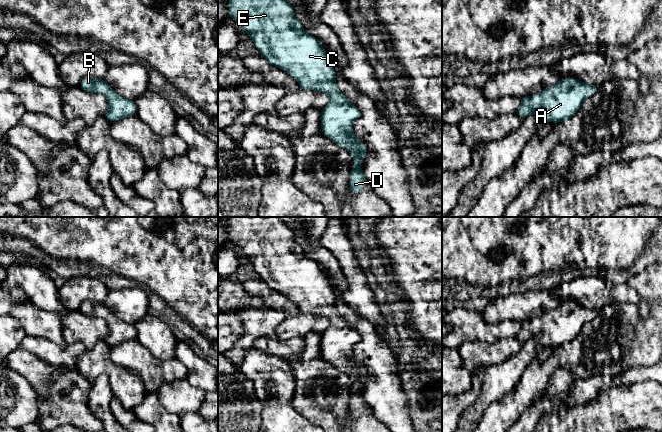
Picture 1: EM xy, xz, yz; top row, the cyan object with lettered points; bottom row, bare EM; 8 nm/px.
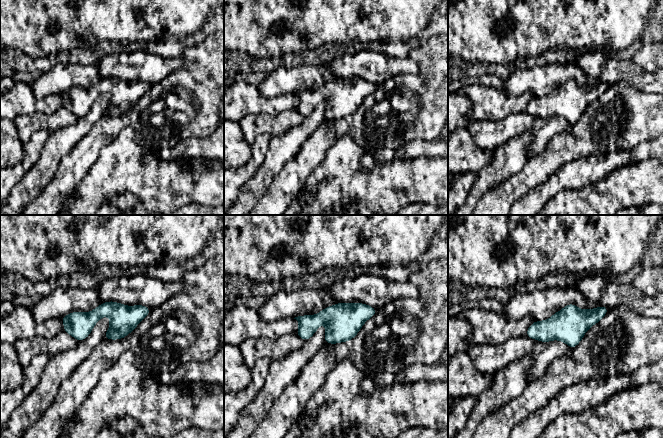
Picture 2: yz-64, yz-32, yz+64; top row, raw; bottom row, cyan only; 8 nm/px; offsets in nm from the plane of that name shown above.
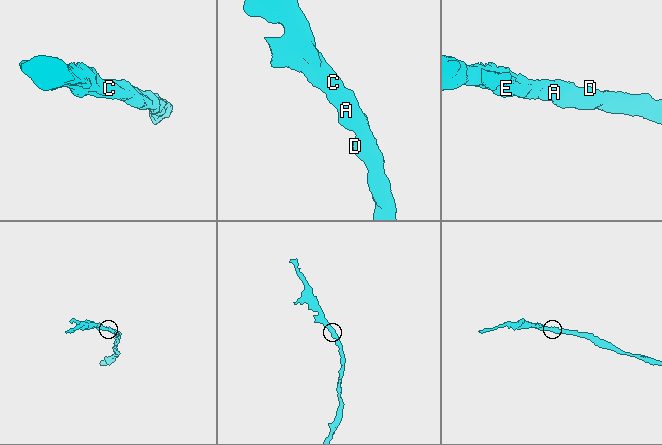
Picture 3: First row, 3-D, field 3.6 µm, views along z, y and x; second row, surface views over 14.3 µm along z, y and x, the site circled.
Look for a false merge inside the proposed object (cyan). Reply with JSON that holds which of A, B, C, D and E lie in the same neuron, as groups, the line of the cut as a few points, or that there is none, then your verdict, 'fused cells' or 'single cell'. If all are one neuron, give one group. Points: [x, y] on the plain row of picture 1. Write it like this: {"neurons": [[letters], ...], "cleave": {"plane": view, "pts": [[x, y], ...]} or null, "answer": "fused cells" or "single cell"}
{"neurons": [["A", "B", "C", "D", "E"]], "cleave": null, "answer": "single cell"}

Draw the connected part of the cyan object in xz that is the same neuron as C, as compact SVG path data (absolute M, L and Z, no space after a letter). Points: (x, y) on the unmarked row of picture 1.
M229 217L230 231L227 241L231 241L239 247L243 256L247 257L270 289L285 294L290 300L297 303L299 312L305 314L319 315L328 318L330 326L321 333L321 354L322 358L334 365L338 370L345 372L352 380L355 389L352 392L349 404L349 412L354 419L357 419L367 405L360 387L366 382L367 369L354 361L353 347L361 341L361 335L354 330L350 324L340 316L336 309L336 298L333 292L331 281L322 271L319 264L306 257L301 246L294 241L294 232L279 217Z

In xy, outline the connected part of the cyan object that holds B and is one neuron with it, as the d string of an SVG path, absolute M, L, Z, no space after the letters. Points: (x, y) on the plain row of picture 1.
M86 301L78 311L86 316L100 317L106 320L108 333L105 342L110 347L136 338L137 332L134 324L116 318L104 303Z

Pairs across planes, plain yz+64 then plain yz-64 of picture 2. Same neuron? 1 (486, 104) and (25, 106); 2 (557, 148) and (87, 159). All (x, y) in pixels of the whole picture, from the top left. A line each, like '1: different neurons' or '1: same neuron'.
1: same neuron
2: same neuron

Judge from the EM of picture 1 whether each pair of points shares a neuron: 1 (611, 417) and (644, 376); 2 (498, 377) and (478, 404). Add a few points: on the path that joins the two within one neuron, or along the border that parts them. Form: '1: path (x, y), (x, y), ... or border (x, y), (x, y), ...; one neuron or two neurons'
1: border (651, 380), (616, 386); two neurons
2: path (496, 384), (485, 397); one neuron

